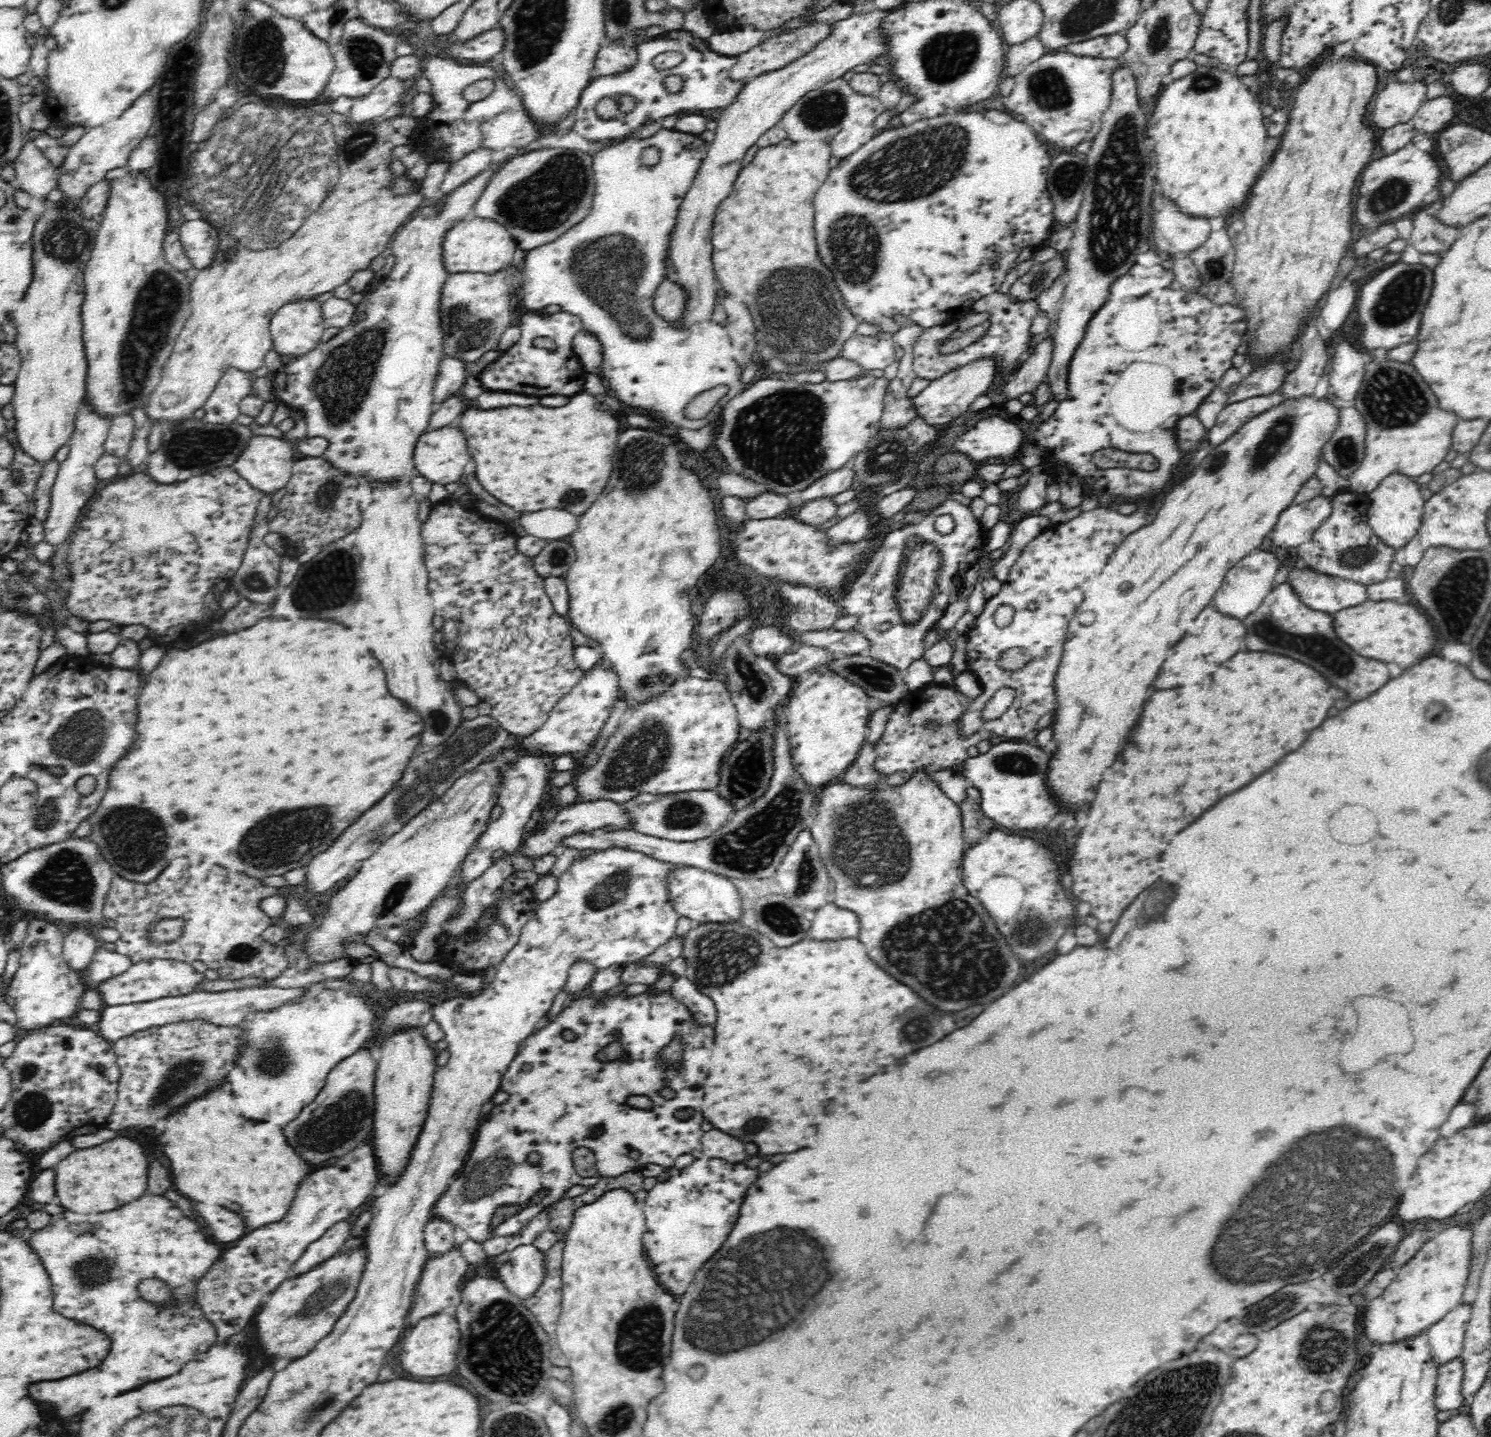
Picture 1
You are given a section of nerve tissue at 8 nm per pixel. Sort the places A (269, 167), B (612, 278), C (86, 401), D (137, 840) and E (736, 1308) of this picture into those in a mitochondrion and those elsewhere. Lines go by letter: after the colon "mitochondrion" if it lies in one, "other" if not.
A: mitochondrion
B: mitochondrion
C: other
D: mitochondrion
E: mitochondrion

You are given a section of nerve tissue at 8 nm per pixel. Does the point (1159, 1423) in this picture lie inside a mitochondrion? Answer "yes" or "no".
yes

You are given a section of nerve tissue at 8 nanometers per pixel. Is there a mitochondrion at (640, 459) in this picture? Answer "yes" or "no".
yes

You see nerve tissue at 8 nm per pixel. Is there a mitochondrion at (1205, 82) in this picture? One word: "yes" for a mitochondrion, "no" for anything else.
yes

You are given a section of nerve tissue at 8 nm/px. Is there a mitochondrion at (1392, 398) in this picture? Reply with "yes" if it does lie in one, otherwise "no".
yes

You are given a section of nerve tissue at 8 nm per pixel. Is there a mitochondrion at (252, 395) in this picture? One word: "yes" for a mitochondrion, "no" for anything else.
no

